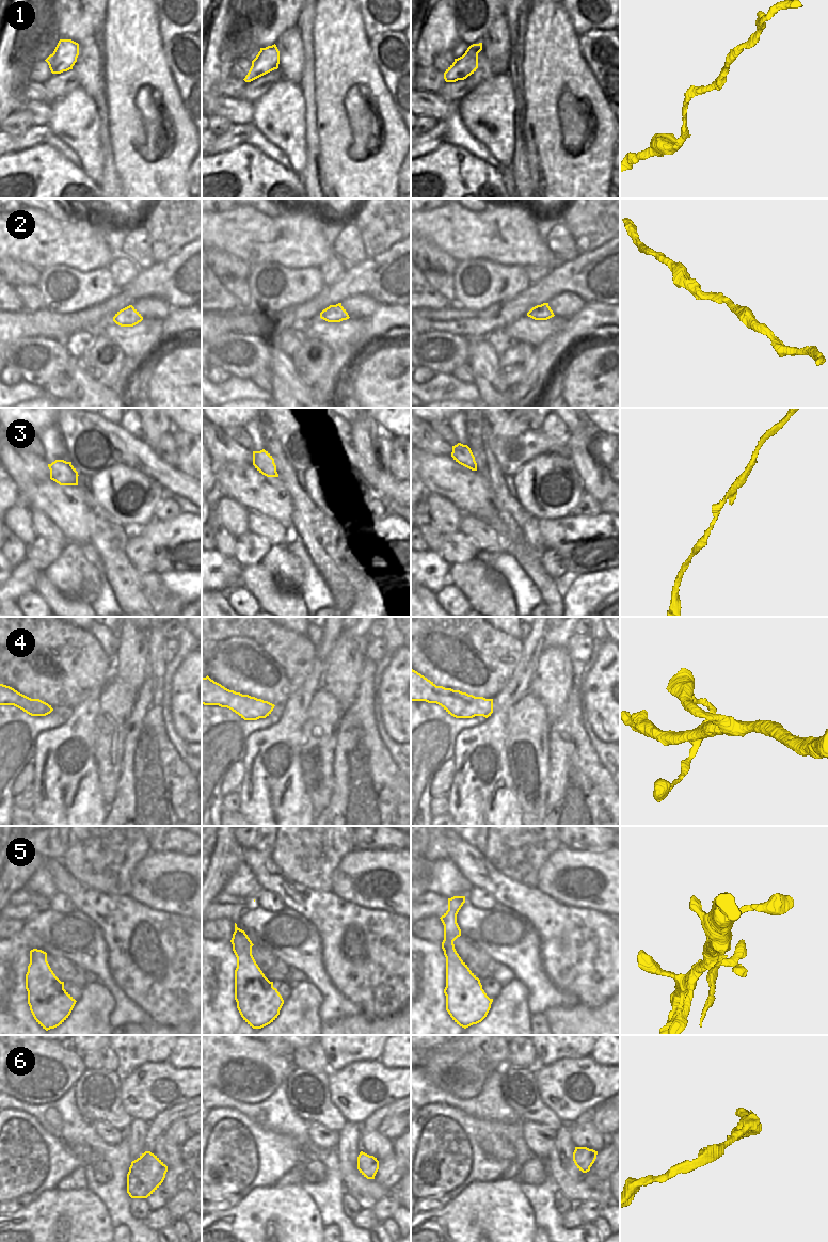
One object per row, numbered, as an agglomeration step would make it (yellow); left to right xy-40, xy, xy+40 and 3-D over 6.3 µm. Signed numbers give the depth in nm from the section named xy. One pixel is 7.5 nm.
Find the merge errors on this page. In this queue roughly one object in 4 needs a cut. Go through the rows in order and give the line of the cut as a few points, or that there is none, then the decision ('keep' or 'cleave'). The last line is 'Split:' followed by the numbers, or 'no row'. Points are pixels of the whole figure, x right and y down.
1: cut none; keep
2: cut none; keep
3: cut none; keep
4: cut none; keep
5: cut none; keep
6: cut none; keep
Split: no row

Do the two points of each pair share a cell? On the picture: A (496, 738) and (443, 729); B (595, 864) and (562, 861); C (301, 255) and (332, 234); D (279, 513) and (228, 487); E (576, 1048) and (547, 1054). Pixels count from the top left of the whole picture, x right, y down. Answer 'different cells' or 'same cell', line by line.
A: different cells
B: same cell
C: different cells
D: same cell
E: same cell

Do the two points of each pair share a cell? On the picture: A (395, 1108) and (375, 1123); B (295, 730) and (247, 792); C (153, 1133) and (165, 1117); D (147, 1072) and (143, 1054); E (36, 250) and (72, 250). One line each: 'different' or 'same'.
A: same
B: same
C: same
D: different
E: same

